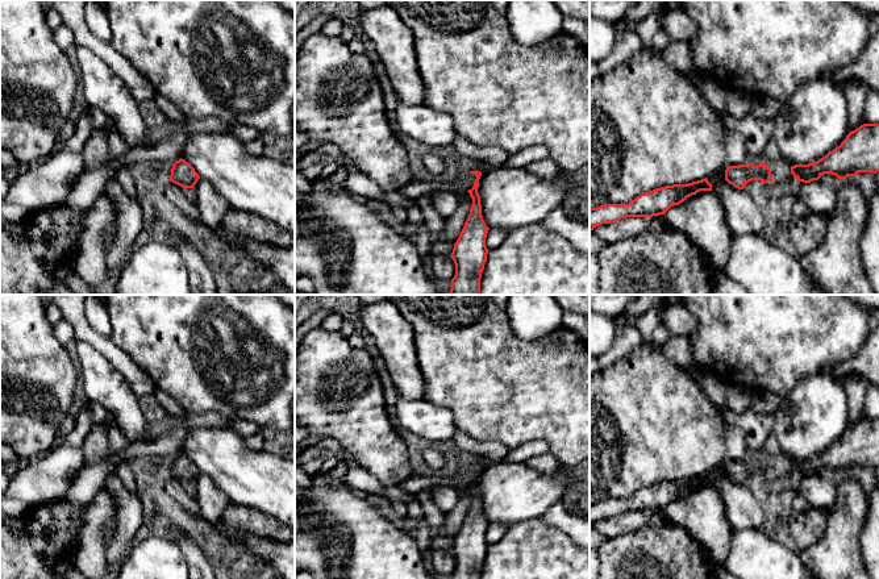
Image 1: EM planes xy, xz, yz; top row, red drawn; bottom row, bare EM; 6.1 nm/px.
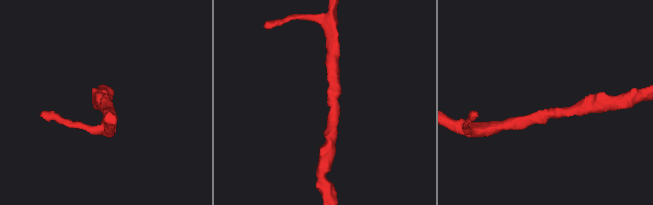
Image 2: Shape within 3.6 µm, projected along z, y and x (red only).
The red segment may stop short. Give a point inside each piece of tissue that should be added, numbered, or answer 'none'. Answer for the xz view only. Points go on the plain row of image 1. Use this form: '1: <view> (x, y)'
none

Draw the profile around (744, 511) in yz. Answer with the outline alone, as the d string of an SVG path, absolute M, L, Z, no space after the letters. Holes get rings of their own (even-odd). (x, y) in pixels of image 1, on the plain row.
M717 465L707 471L712 479L712 487L721 495L726 517L733 530L763 530L765 513L755 496L743 486L725 475L725 465Z

